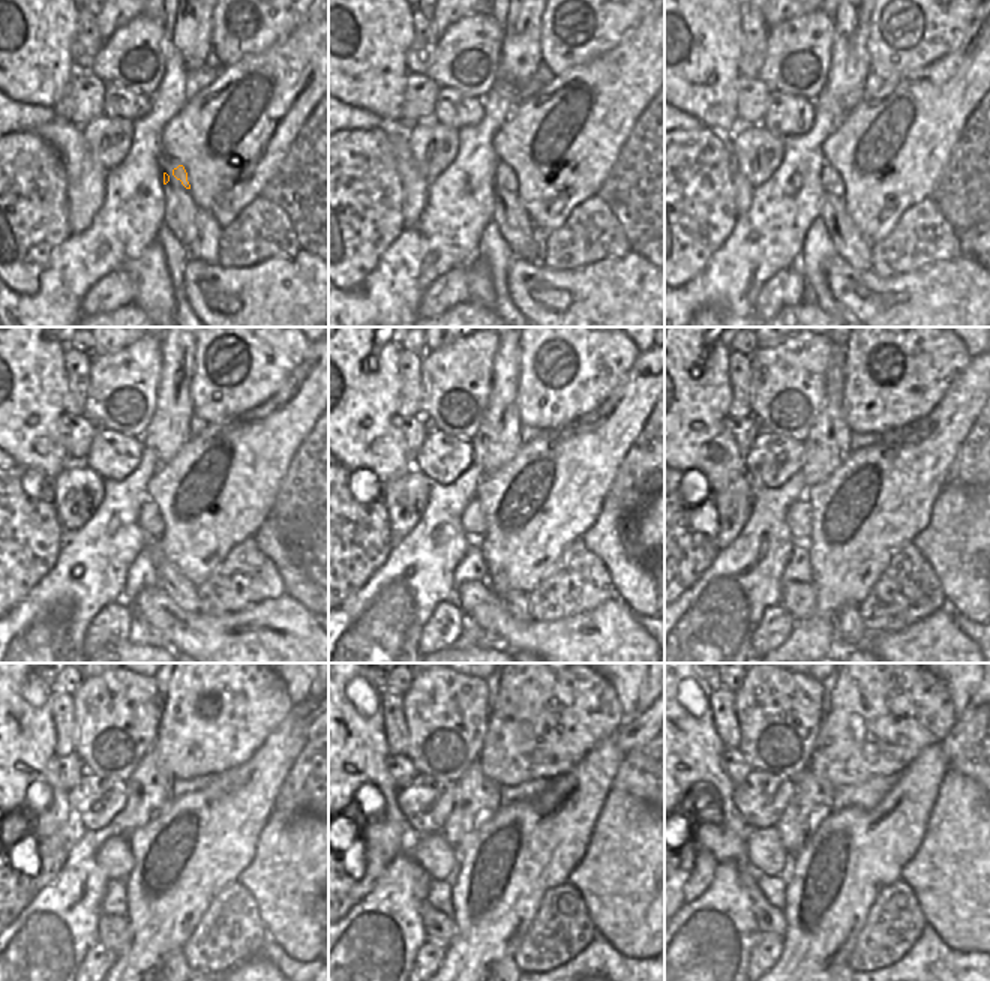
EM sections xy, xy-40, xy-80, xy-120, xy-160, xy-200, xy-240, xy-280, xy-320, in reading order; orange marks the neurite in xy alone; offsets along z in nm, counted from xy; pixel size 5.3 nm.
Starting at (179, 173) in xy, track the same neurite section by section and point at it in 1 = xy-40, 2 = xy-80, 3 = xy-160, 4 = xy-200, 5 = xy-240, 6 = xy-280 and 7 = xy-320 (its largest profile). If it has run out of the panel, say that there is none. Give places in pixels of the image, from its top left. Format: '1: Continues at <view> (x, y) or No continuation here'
1: Continues at xy-40 (504, 177)
2: Continues at xy-80 (833, 183)
3: Continues at xy-160 (473, 519)
4: Continues at xy-200 (798, 518)
5: Continues at xy-240 (116, 858)
6: Continues at xy-280 (434, 852)
7: Continues at xy-320 (764, 848).

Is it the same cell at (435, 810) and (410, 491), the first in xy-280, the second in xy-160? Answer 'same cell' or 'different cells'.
different cells

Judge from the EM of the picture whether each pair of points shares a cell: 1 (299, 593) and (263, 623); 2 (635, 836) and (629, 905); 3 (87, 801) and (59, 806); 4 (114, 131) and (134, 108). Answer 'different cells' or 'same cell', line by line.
1: different cells
2: same cell
3: different cells
4: different cells

